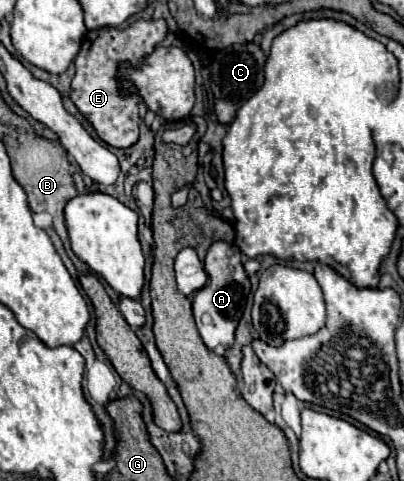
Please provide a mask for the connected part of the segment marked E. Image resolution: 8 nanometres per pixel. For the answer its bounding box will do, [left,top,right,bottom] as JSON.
[71,19,169,147]

